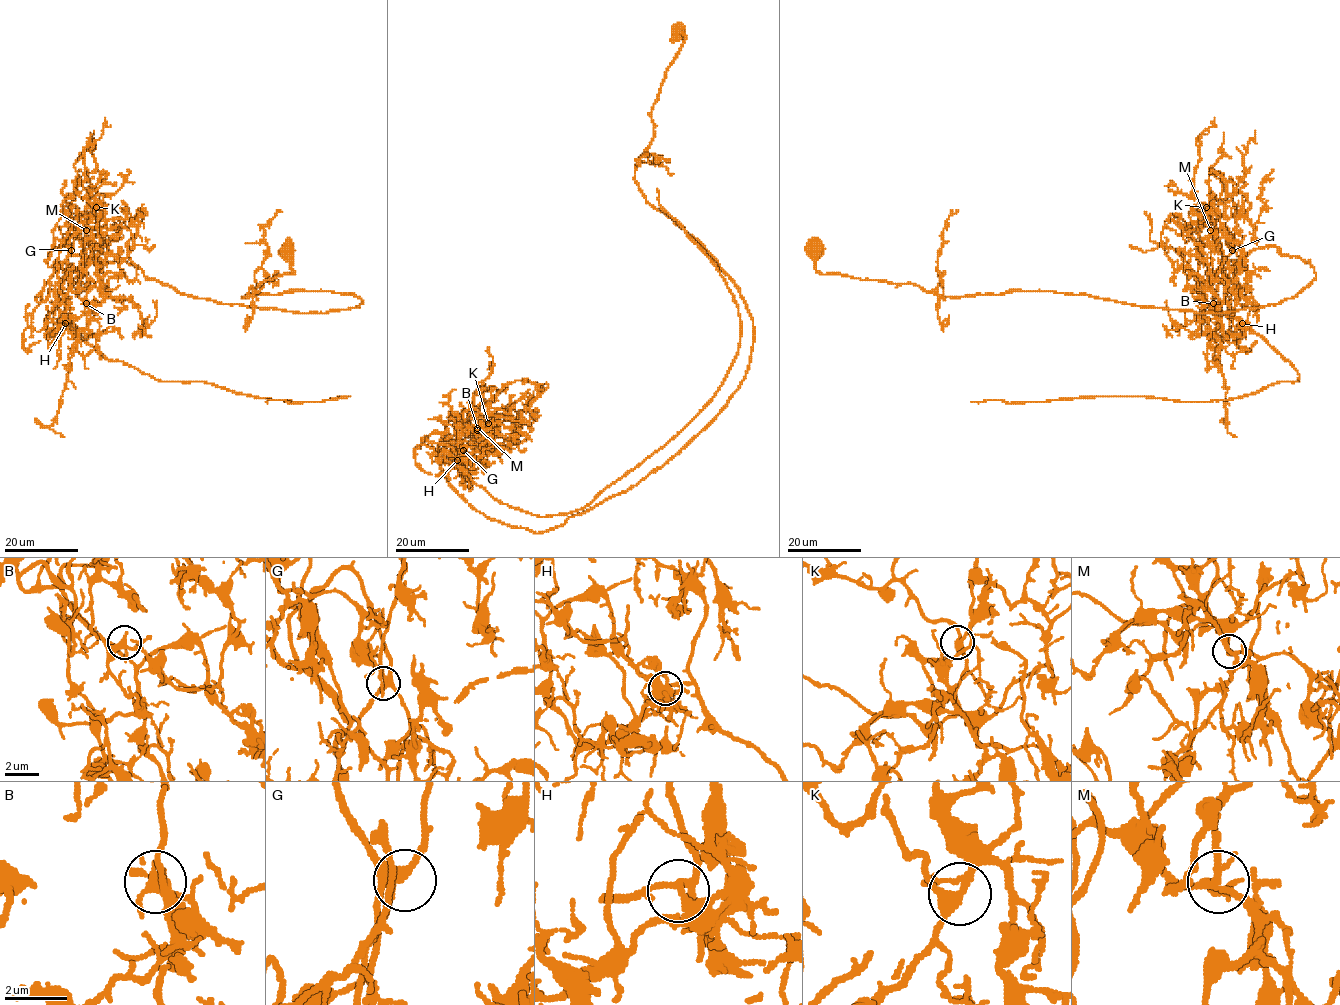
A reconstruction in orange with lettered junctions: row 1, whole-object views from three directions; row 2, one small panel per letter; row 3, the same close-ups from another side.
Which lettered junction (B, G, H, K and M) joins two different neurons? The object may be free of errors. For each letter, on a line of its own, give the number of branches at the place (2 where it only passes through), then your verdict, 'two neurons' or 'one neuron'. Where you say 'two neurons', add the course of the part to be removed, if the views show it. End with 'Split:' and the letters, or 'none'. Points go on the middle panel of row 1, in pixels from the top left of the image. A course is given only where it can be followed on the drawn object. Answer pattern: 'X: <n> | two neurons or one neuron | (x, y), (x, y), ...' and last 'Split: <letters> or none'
B: 5 | one neuron
G: 4 | one neuron
H: 4 | two neurons | (457, 460), (502, 503), (566, 514), (664, 447), (713, 397), (738, 351), (738, 304), (656, 189)
K: 4 | one neuron
M: 4 | one neuron
Split: H

